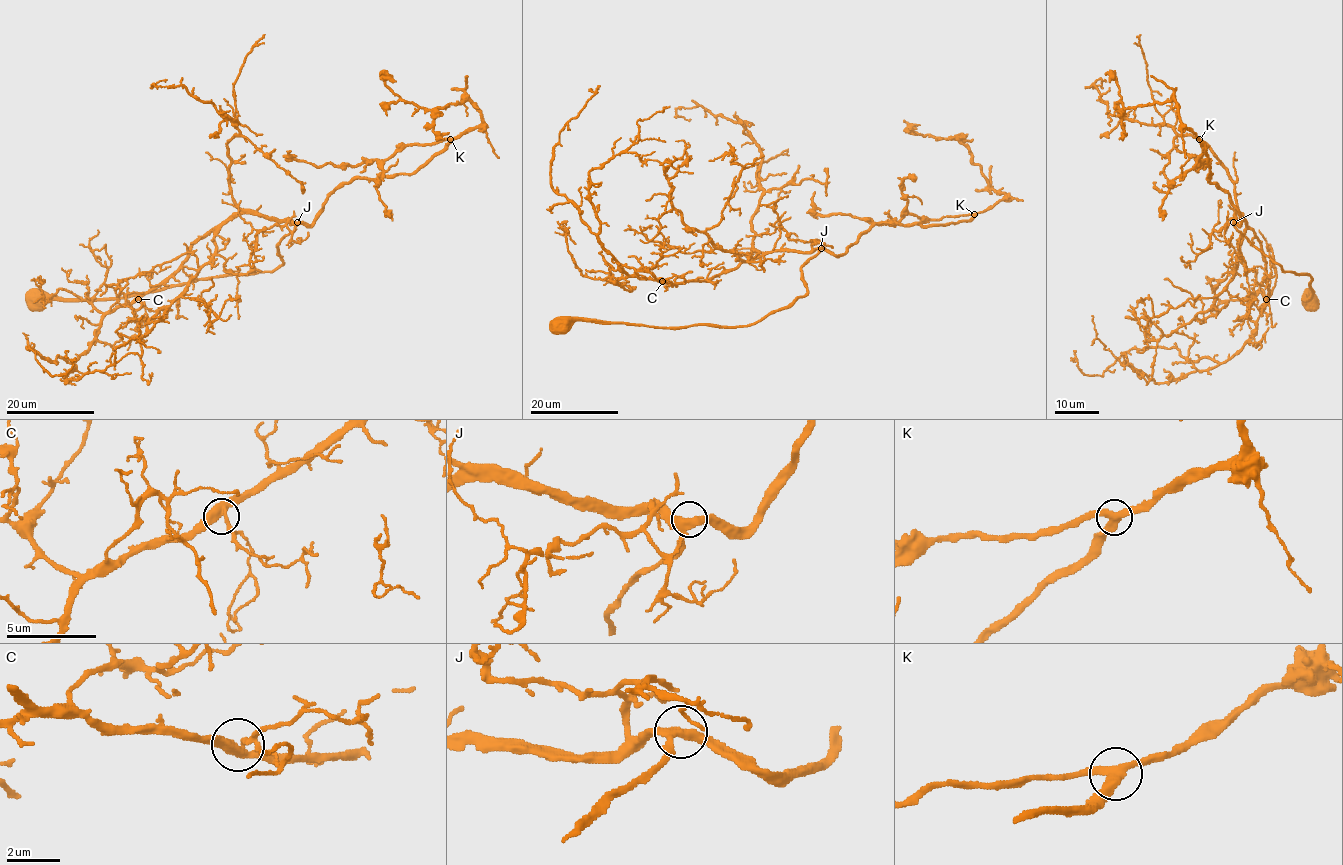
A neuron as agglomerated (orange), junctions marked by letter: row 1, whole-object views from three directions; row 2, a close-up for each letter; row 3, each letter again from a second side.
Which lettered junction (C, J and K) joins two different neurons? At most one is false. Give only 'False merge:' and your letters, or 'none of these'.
False merge: none of these

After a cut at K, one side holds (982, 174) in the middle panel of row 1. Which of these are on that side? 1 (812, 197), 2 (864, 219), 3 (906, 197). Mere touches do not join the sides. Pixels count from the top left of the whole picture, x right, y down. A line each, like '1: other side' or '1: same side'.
1: same side
2: same side
3: same side

